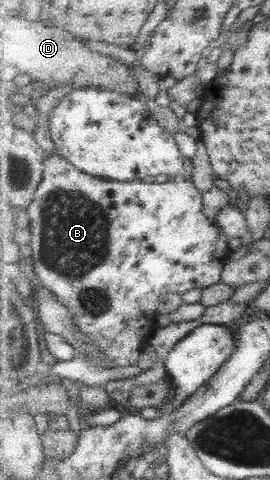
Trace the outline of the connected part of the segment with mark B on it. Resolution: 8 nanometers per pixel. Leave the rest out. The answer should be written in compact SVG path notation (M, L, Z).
M53 152L45 159L44 175L41 184L34 192L31 204L21 213L23 230L32 235L31 256L33 257L33 267L37 278L55 296L67 305L72 314L76 327L84 332L93 345L103 353L103 359L109 363L109 367L136 367L141 358L141 352L149 345L154 336L154 332L159 328L159 314L157 304L161 296L167 292L174 292L179 295L189 292L189 290L203 290L222 280L222 272L229 262L229 255L233 250L229 249L229 237L219 231L215 226L215 220L211 220L203 214L203 193L197 190L191 175L177 175L170 177L164 183L145 183L139 180L131 182L119 182L118 180L99 178L98 176L87 174L78 167L69 163L57 152Z

